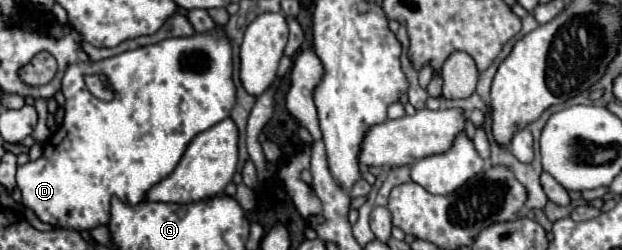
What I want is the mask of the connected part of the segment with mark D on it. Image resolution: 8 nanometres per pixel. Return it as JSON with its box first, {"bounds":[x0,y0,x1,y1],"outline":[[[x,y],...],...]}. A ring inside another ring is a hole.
{"bounds":[16,27,236,231],"outline":[[[222,27],[186,39],[164,39],[162,43],[138,47],[138,51],[126,51],[98,63],[70,65],[62,79],[62,93],[66,97],[64,123],[46,141],[40,159],[18,167],[16,185],[22,193],[22,205],[32,209],[42,223],[60,229],[92,231],[110,223],[112,197],[118,197],[126,205],[140,203],[152,185],[174,171],[186,147],[198,133],[228,117],[236,101],[236,89],[232,83],[232,49]],[[88,73],[104,73],[108,77],[114,91],[112,101],[100,101],[86,89],[84,75]]]}

